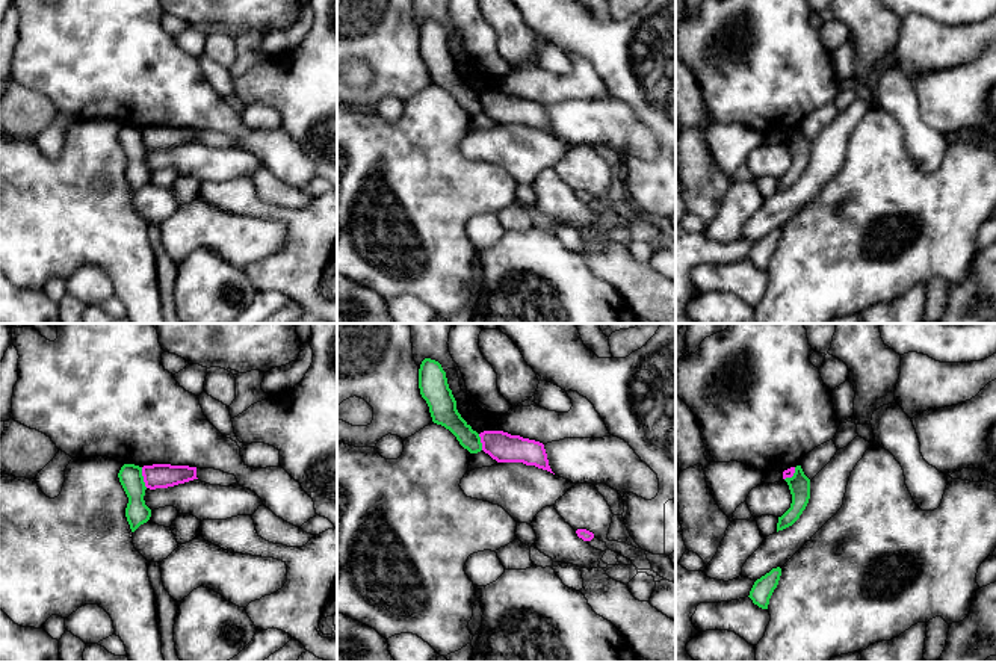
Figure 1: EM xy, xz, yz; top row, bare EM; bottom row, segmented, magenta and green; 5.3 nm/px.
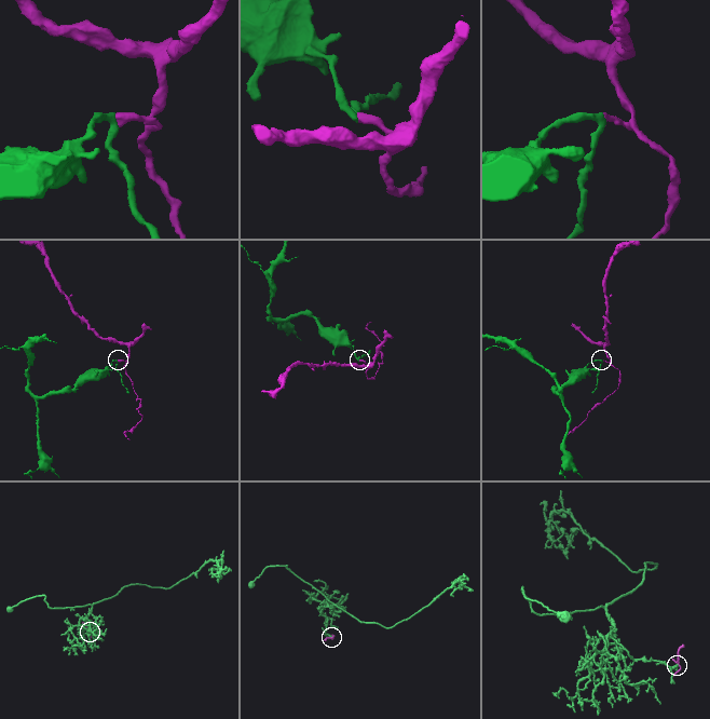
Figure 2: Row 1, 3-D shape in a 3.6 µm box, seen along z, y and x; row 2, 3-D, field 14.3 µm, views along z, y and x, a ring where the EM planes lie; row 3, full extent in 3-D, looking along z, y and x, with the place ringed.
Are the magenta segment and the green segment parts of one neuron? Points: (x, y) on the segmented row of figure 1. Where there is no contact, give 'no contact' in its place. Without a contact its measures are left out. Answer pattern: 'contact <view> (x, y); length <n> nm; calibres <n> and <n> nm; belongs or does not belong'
contact xy (144, 478); length 120 nm; calibres 130 and 130 nm; does not belong

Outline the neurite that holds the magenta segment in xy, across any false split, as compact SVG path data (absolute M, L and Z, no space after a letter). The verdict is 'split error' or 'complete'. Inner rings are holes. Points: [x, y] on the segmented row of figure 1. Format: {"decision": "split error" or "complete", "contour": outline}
{"decision": "complete", "contour": "M153 464L142 467L142 476L145 487L150 490L168 488L178 484L184 484L196 478L196 467L189 466L171 466L171 464Z"}

